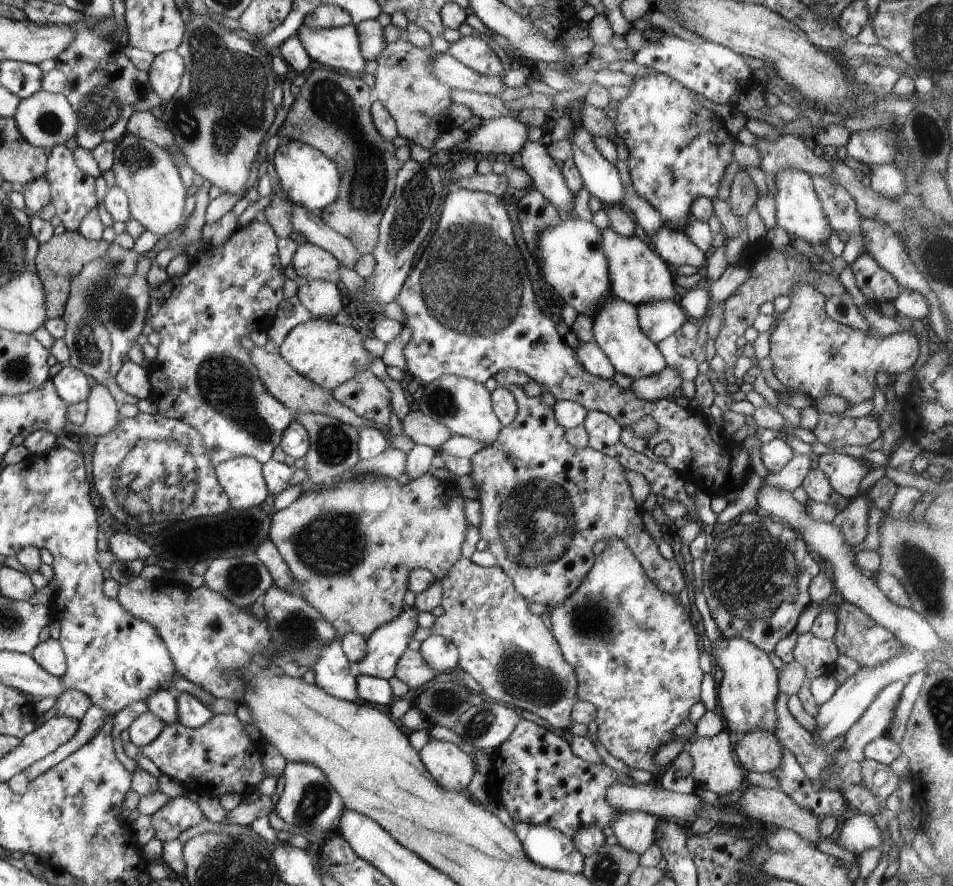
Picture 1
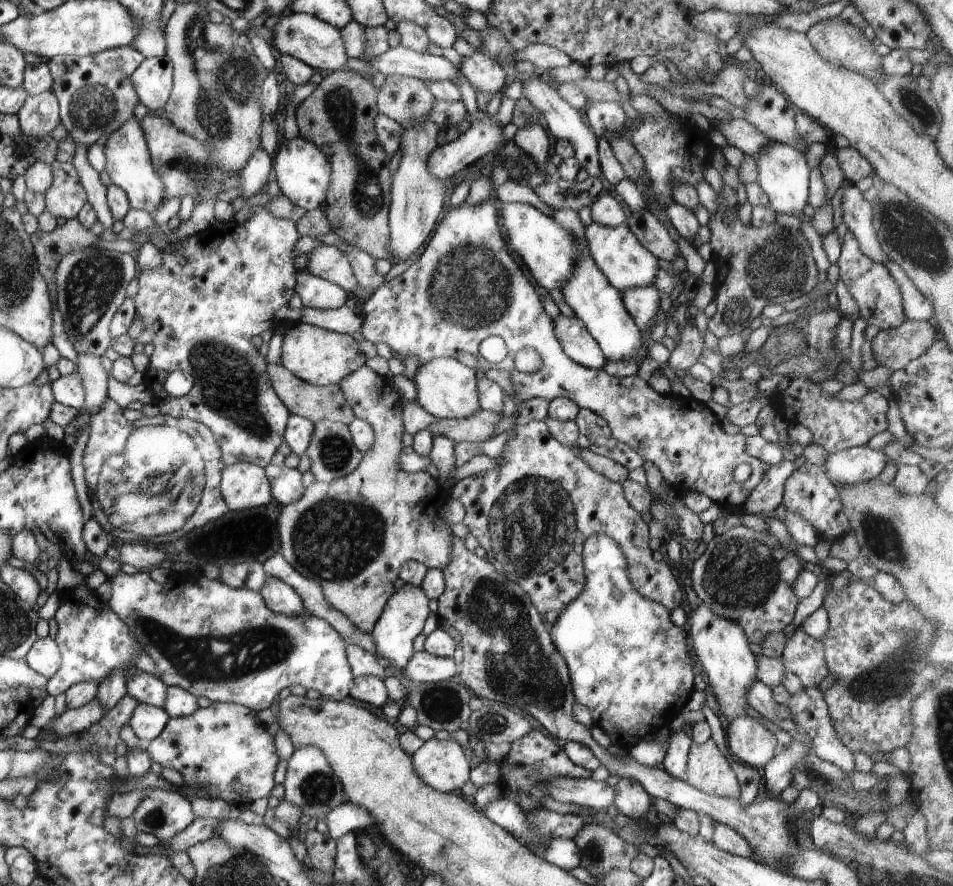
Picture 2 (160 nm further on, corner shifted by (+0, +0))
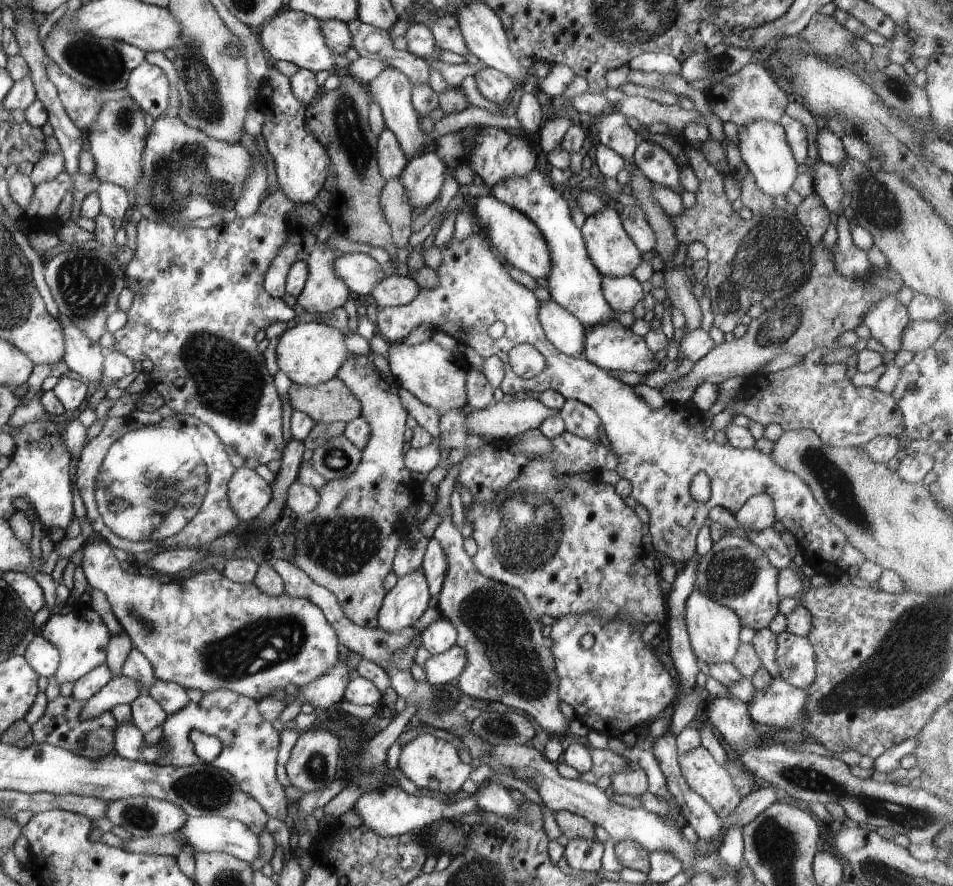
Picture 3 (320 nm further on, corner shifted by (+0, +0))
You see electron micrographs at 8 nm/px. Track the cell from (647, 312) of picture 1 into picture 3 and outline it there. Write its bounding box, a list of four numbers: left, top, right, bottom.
[601,275,643,312]

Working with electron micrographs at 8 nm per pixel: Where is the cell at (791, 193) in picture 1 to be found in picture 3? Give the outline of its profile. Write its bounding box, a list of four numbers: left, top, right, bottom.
[737,119,798,198]

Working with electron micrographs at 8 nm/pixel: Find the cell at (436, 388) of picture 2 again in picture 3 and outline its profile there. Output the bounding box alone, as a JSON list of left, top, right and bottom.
[385,338,468,414]

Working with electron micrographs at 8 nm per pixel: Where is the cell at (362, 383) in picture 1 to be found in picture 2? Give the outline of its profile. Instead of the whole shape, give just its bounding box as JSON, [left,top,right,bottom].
[278,365,454,633]

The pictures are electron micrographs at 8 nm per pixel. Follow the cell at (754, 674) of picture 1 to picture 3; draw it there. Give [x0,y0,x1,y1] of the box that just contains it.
[684,587,742,664]

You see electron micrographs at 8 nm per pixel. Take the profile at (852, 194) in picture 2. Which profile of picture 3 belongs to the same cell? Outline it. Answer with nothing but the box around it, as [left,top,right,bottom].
[811,161,845,216]

